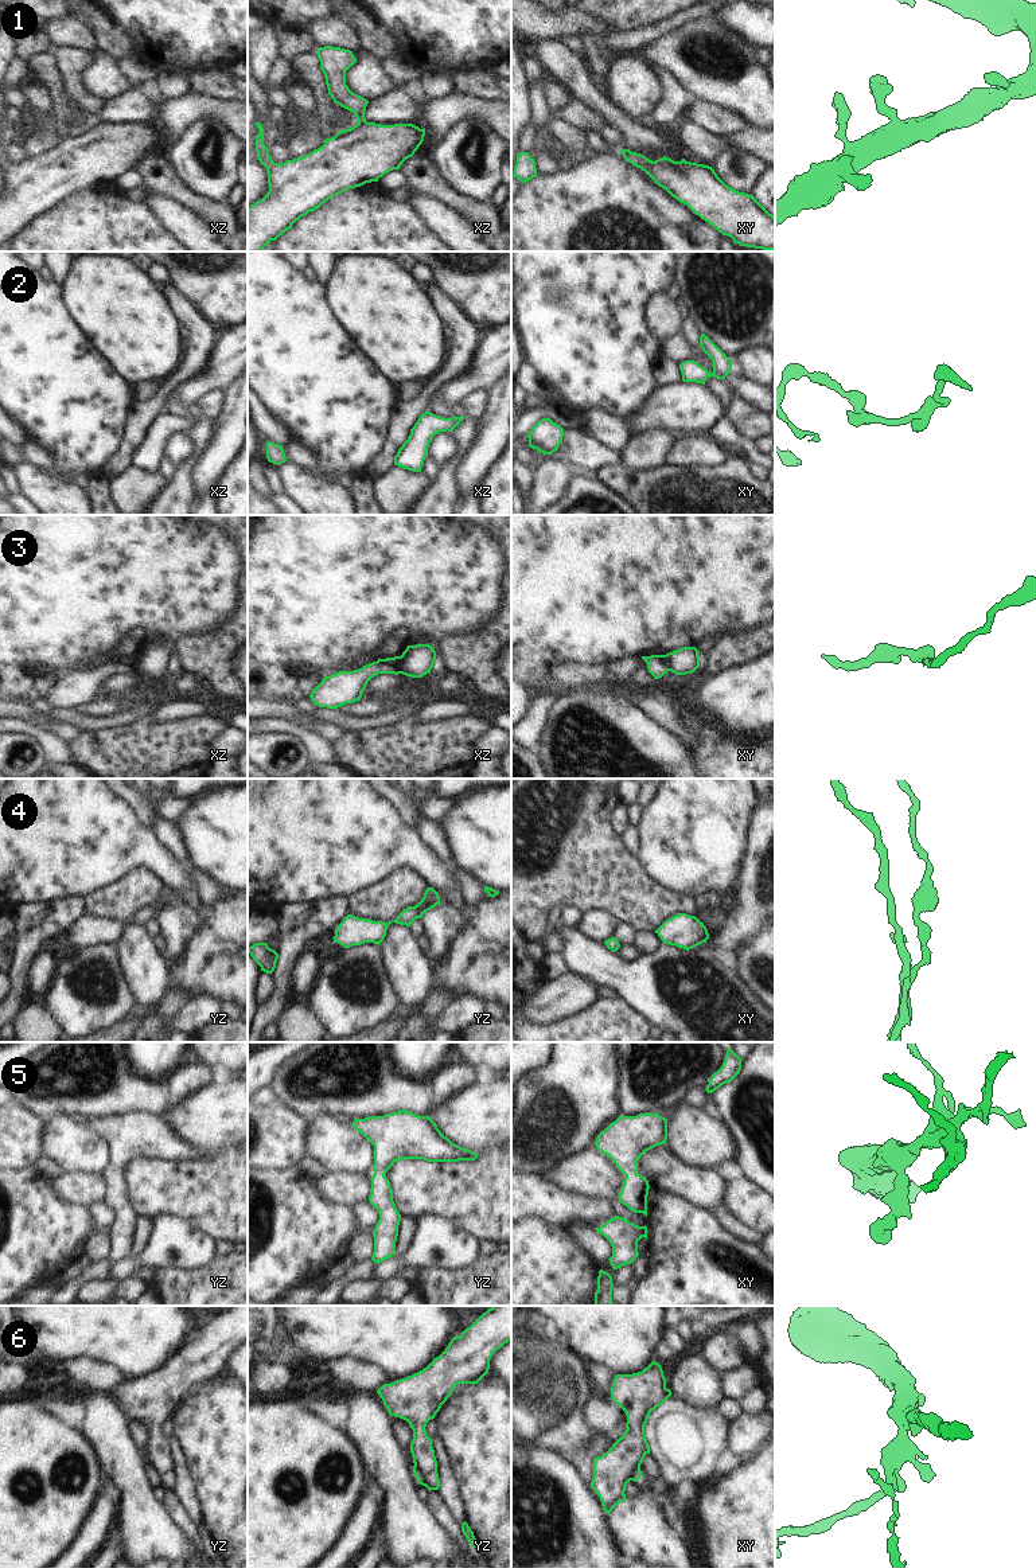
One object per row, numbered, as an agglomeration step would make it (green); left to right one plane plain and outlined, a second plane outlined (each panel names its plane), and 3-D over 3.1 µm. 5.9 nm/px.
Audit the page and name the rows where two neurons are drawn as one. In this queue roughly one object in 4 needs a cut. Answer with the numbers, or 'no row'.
3

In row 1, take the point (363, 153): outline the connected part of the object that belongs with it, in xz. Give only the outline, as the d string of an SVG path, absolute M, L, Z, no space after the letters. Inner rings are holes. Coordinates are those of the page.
M324 46L316 54L326 77L328 94L335 104L353 112L358 124L326 139L320 148L305 156L277 164L264 144L262 125L256 122L260 130L256 137L257 159L266 168L269 192L248 207L248 251L262 251L270 241L276 241L296 221L315 211L328 199L350 188L378 182L385 173L400 169L402 163L412 157L424 141L425 128L420 129L413 124L381 125L366 121L365 110L369 101L353 93L346 85L346 71L357 62L353 51Z

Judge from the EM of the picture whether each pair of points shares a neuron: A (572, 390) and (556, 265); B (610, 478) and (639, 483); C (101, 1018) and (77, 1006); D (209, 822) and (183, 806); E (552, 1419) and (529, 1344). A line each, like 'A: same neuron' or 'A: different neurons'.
A: same neuron
B: same neuron
C: same neuron
D: different neurons
E: same neuron

